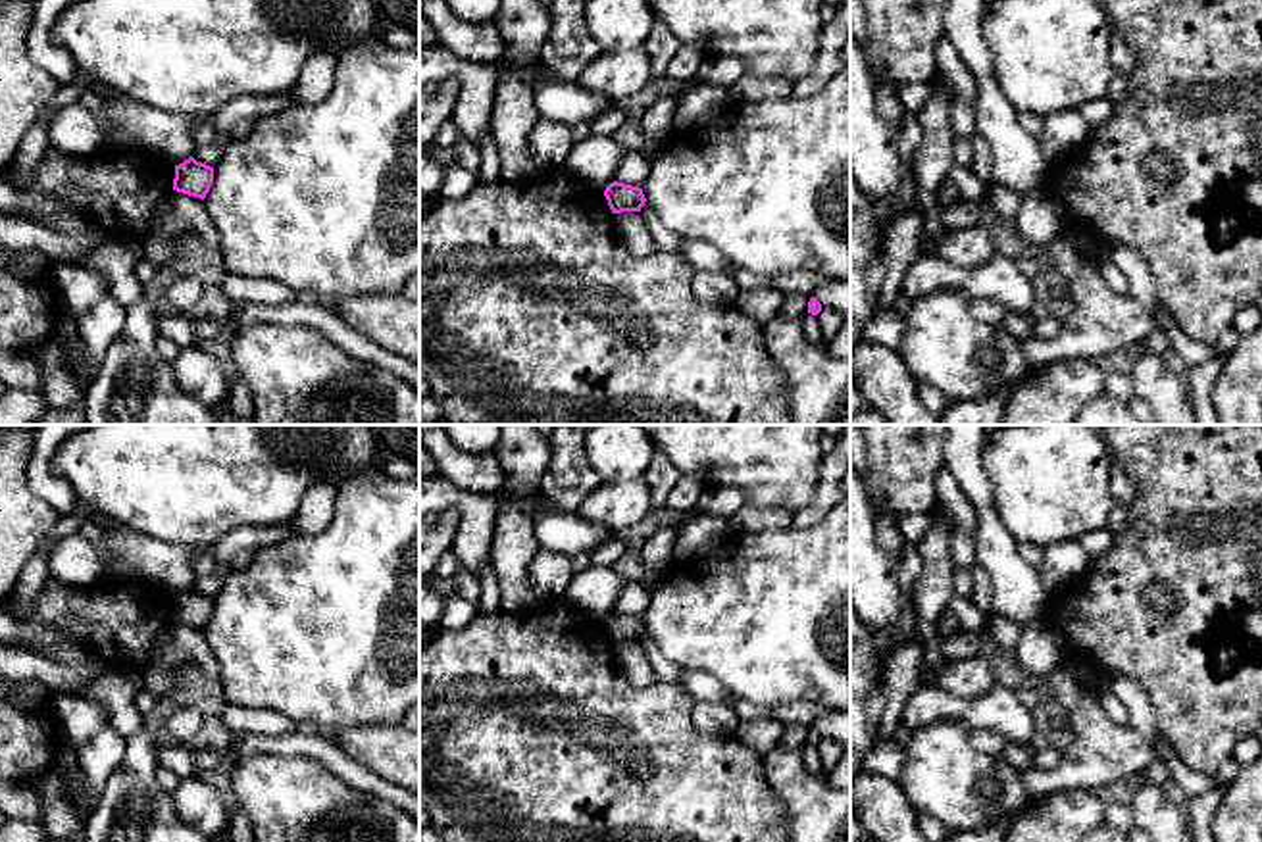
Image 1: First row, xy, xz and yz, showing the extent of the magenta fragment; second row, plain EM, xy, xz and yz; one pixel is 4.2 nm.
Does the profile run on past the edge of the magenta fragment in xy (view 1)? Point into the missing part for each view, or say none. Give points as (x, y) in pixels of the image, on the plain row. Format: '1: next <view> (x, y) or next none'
1: next none

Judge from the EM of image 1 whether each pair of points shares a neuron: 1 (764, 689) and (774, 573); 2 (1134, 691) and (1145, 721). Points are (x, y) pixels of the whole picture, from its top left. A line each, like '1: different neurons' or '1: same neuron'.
1: same neuron
2: same neuron

